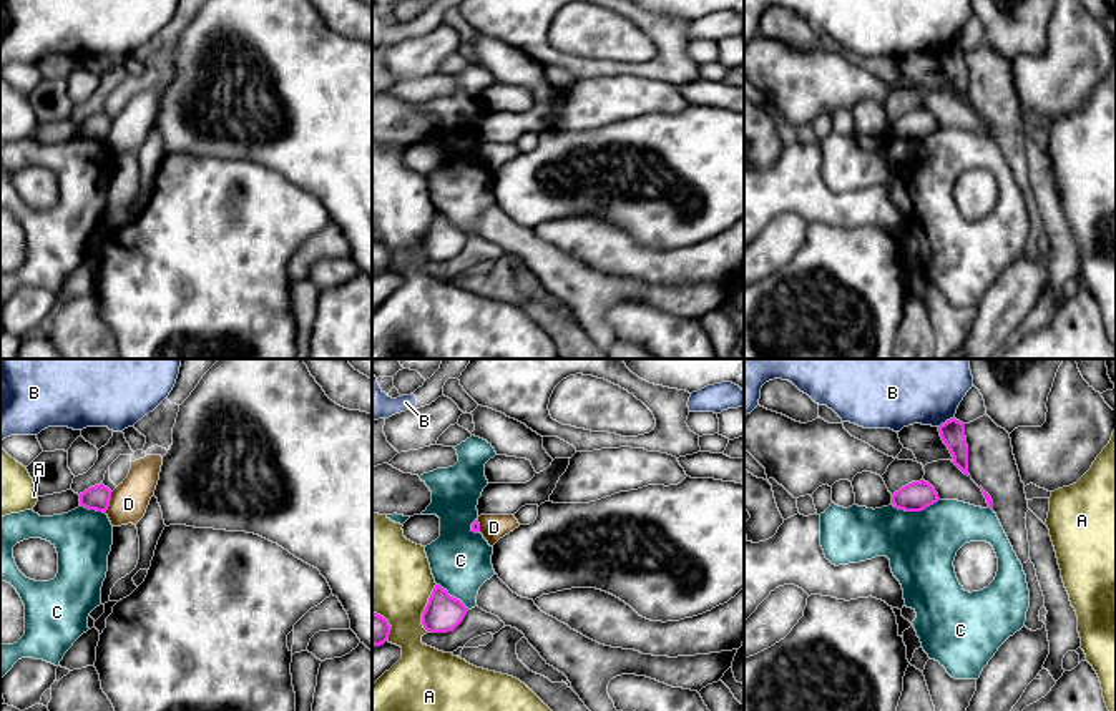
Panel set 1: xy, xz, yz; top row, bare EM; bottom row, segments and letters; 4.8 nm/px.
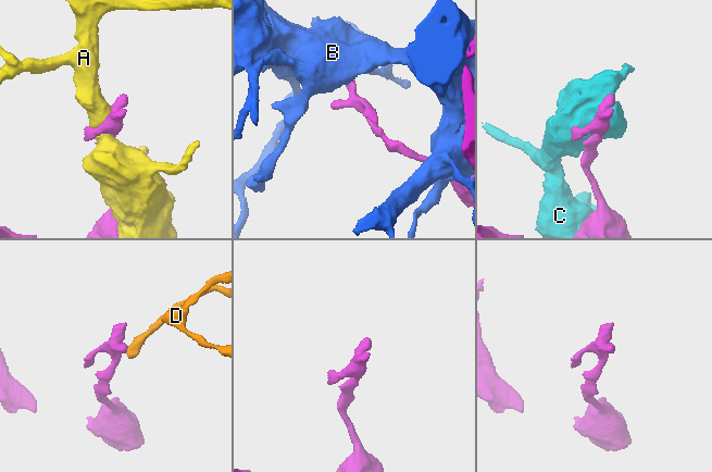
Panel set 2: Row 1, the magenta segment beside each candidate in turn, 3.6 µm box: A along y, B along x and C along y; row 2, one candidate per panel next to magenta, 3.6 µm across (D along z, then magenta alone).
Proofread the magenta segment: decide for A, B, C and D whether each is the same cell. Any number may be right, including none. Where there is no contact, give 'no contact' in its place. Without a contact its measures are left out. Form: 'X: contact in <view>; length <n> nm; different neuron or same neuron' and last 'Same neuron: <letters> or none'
A: contact in xz; length 240 nm; different neuron
B: contact in yz; length 90 nm; different neuron
C: contact in yz; length 240 nm; different neuron
D: contact in xy; length 110 nm; different neuron
Same neuron: none

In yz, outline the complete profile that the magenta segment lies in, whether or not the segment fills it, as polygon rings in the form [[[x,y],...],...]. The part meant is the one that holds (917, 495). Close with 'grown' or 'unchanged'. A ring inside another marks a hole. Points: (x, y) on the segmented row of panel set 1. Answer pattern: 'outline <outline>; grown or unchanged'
outline [[[925,480],[912,482],[892,495],[893,507],[905,512],[922,512],[938,500],[938,493]]]; unchanged

